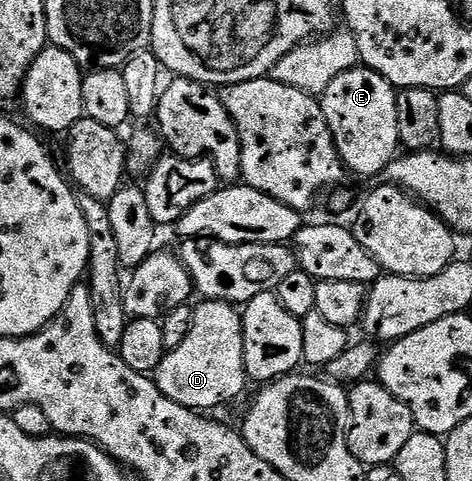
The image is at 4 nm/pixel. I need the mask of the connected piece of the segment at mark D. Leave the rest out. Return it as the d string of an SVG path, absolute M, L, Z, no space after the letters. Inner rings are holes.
M208 300L202 301L193 311L193 327L191 332L187 336L187 340L183 340L183 344L179 344L179 348L168 351L165 355L165 359L159 364L159 368L155 372L155 381L159 392L165 398L170 398L175 400L175 404L183 404L189 410L195 410L198 412L213 412L216 406L221 406L224 402L233 402L241 393L245 390L245 385L247 385L247 379L245 377L245 365L243 364L243 324L241 323L242 311L238 309L236 305L230 304L228 302L210 302Z

